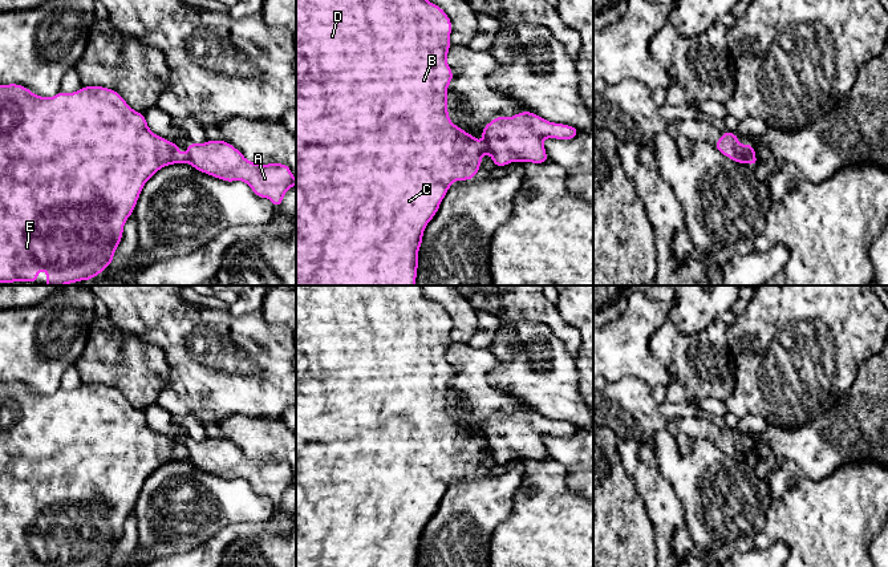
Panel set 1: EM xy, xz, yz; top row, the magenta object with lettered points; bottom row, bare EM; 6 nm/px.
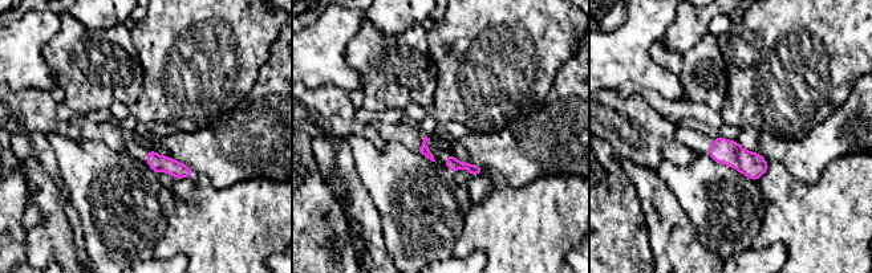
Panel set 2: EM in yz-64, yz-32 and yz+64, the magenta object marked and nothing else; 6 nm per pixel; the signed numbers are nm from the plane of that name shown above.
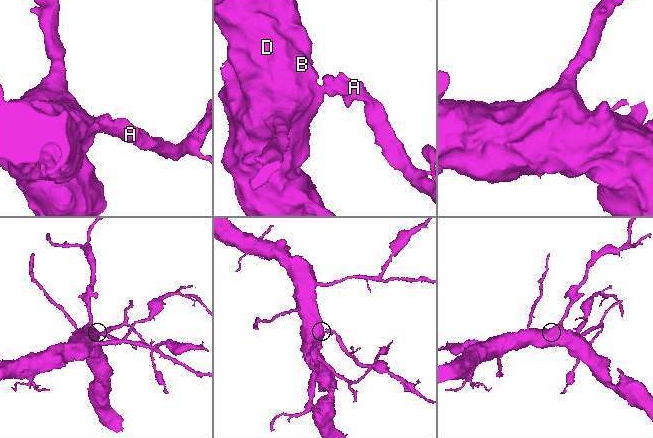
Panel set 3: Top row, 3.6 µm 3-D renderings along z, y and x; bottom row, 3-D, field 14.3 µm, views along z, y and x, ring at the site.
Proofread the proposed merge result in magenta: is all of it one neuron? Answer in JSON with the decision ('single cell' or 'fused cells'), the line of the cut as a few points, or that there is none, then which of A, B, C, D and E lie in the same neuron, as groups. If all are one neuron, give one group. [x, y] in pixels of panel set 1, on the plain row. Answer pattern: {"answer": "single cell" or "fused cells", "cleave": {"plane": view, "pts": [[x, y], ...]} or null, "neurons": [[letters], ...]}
{"answer": "fused cells", "cleave": {"plane": "xz", "pts": [[485, 437], [487, 448]]}, "neurons": [["A"], ["B", "C", "D", "E"]]}

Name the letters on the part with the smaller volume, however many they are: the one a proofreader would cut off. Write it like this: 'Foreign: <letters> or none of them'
Foreign: A

